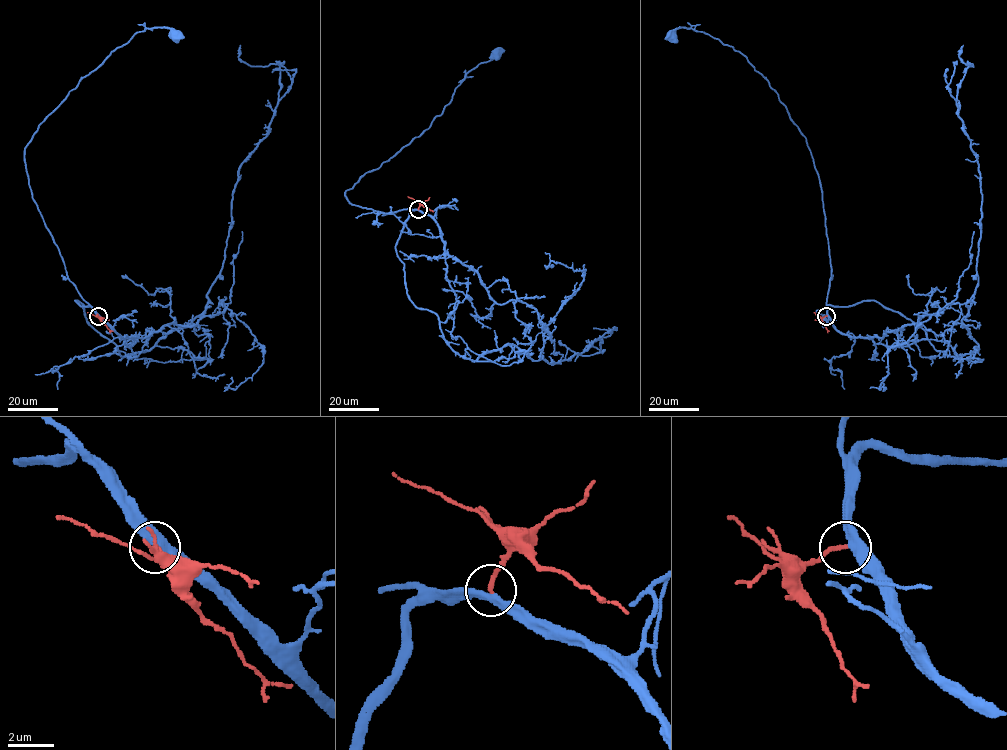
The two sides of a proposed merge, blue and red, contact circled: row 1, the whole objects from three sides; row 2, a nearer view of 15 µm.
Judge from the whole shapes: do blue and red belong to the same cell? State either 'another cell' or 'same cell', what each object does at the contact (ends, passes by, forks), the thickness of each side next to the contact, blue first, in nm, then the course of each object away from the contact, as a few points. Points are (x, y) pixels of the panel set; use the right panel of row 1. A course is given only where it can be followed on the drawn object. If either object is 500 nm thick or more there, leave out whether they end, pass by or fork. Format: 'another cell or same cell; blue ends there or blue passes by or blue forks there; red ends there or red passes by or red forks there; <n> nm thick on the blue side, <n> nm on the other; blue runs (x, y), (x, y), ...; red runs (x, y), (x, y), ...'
same cell; blue passes by; red ends there; 400 nm thick on the blue side, 170 nm on the other; blue runs (827, 316), (829, 249), (822, 190), (806, 138), (778, 93), (739, 52), (692, 29), (678, 27), (672, 37); red runs (826, 316), (821, 321), (829, 330)

